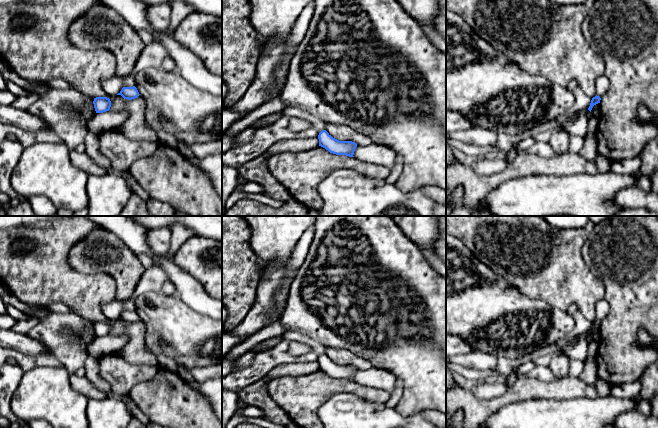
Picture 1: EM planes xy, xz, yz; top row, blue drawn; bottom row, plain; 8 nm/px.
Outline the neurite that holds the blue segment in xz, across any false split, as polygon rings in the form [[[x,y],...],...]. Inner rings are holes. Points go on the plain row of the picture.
[[[322,354],[319,359],[319,370],[325,372],[330,377],[336,379],[346,379],[349,381],[354,381],[354,375],[357,368],[352,365],[339,365],[333,362],[326,354]]]

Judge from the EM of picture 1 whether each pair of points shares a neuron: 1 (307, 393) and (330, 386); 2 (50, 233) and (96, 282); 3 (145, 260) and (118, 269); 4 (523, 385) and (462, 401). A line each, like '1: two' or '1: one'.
1: one
2: one
3: two
4: one

